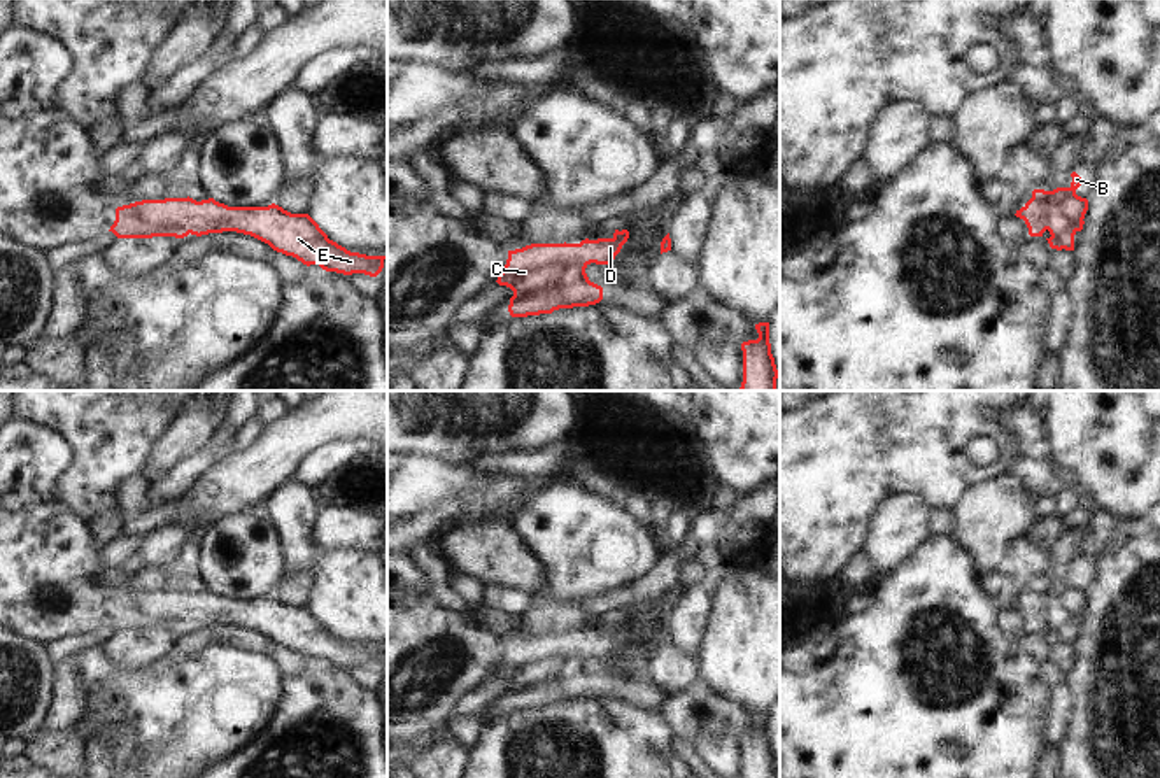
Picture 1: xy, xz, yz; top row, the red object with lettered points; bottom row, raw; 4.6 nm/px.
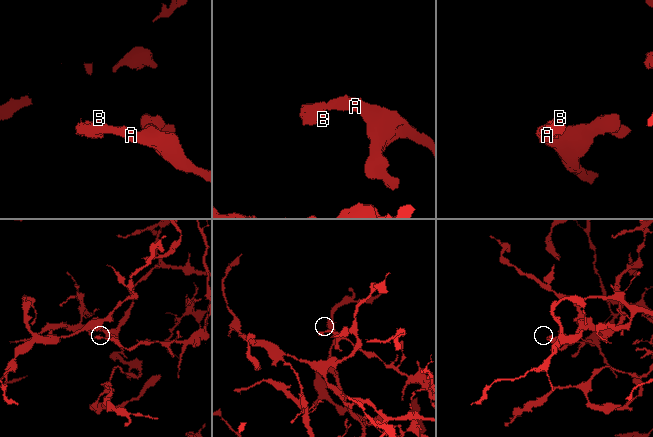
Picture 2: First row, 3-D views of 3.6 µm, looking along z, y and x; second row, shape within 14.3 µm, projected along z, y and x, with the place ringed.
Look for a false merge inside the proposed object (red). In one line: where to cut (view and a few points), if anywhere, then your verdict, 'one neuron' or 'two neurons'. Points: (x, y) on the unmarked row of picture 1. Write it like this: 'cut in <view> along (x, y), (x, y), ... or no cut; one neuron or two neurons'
no cut; one neuron

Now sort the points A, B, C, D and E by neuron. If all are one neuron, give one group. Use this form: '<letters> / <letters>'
A B C D E

